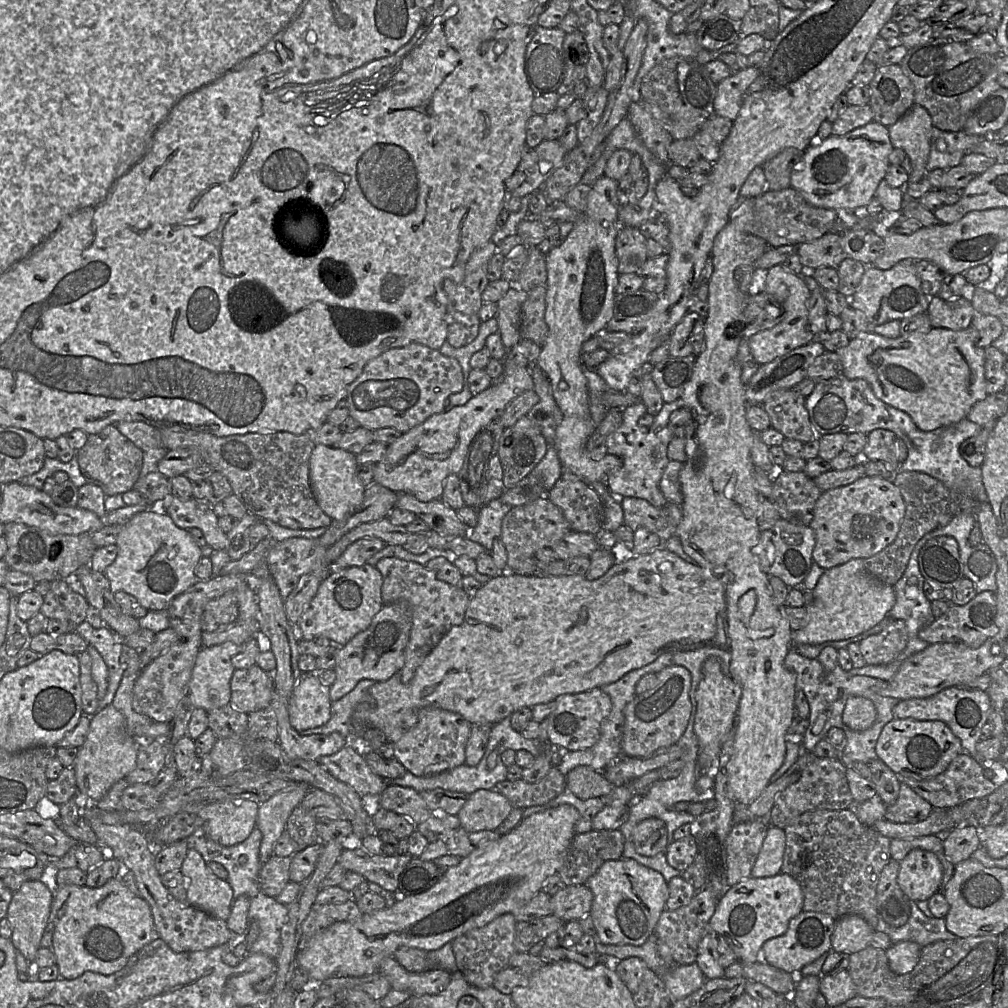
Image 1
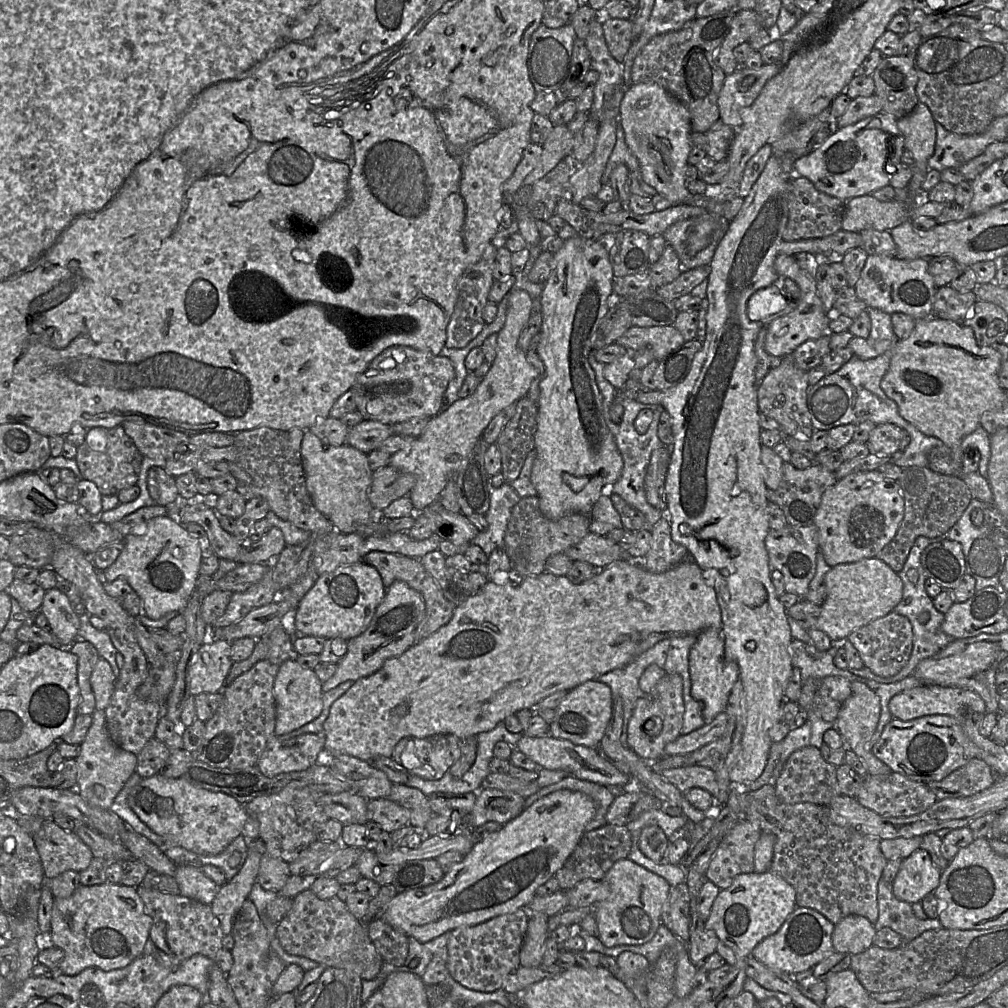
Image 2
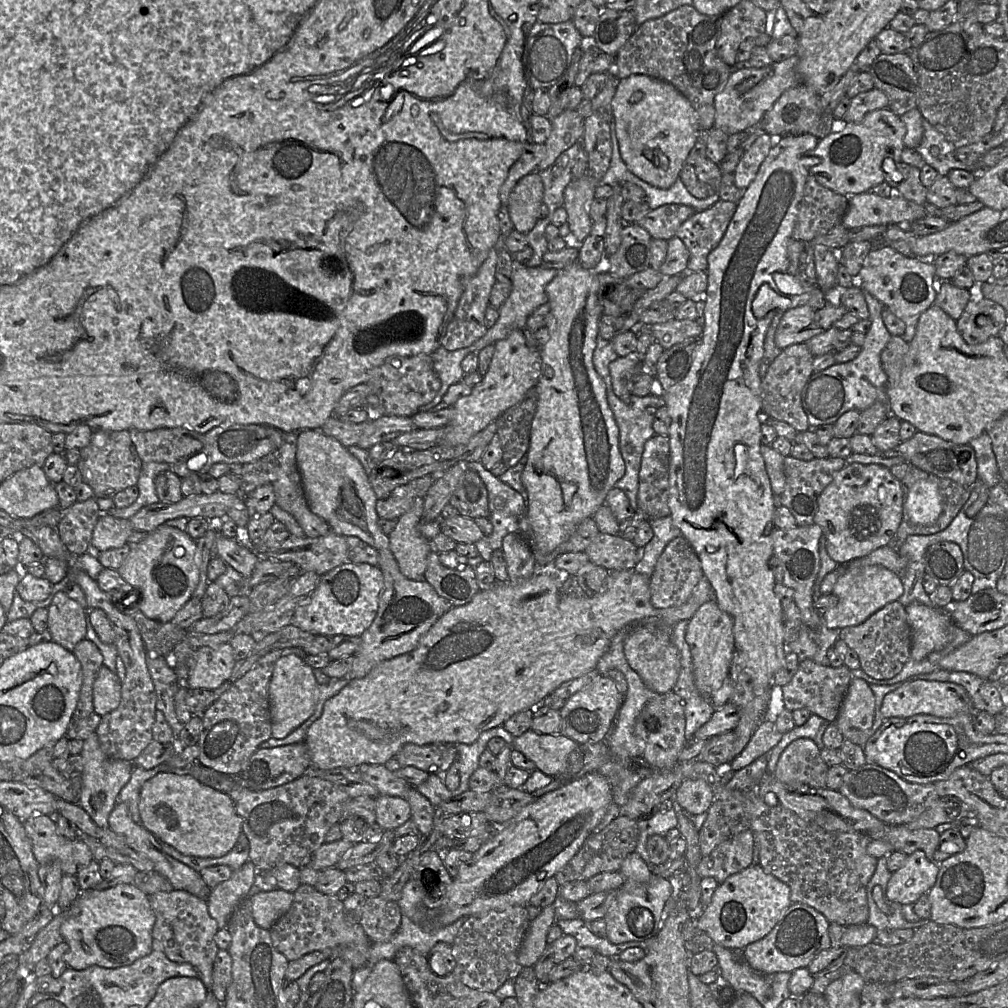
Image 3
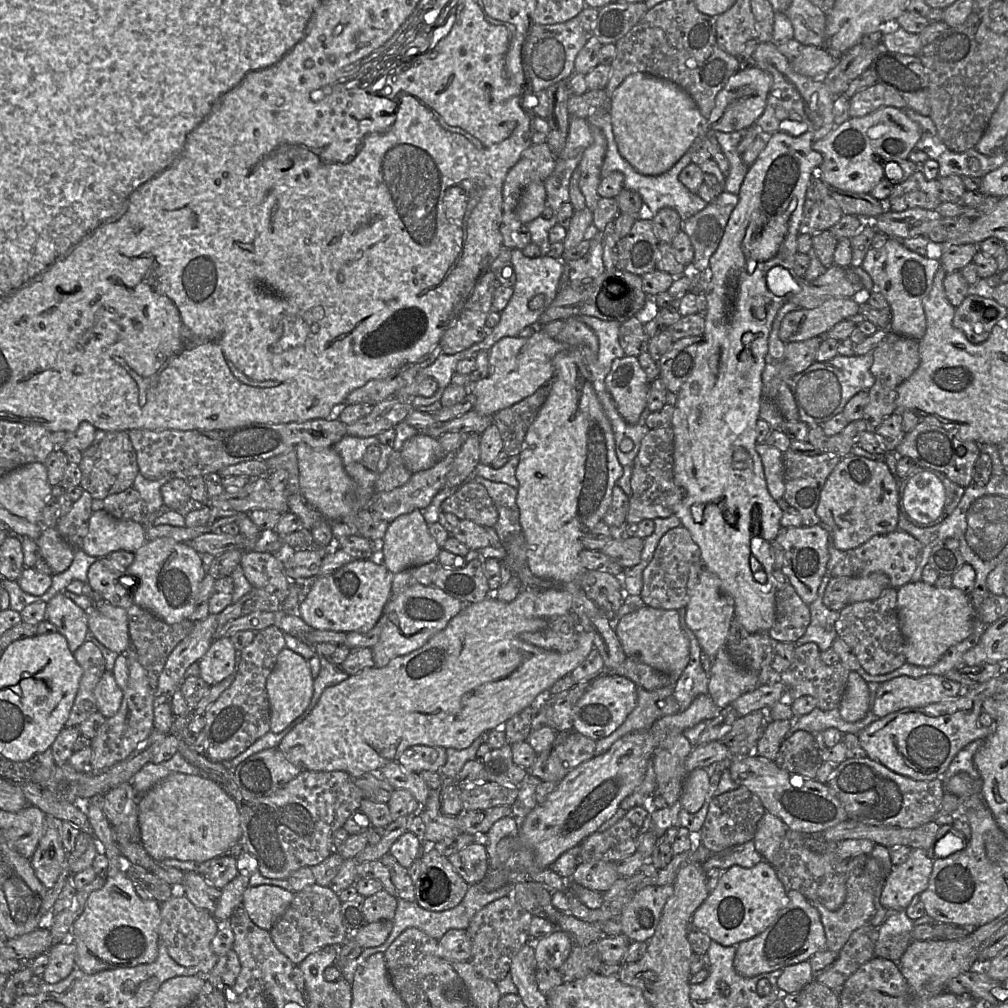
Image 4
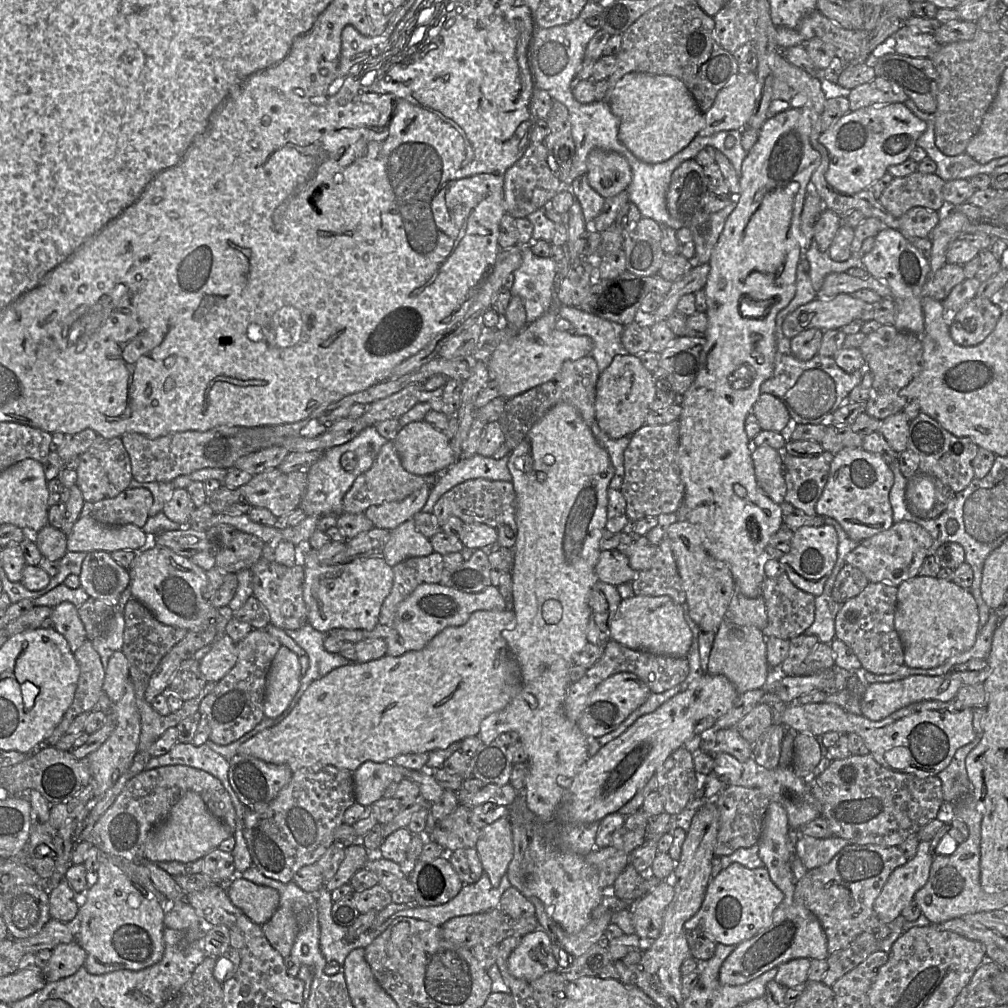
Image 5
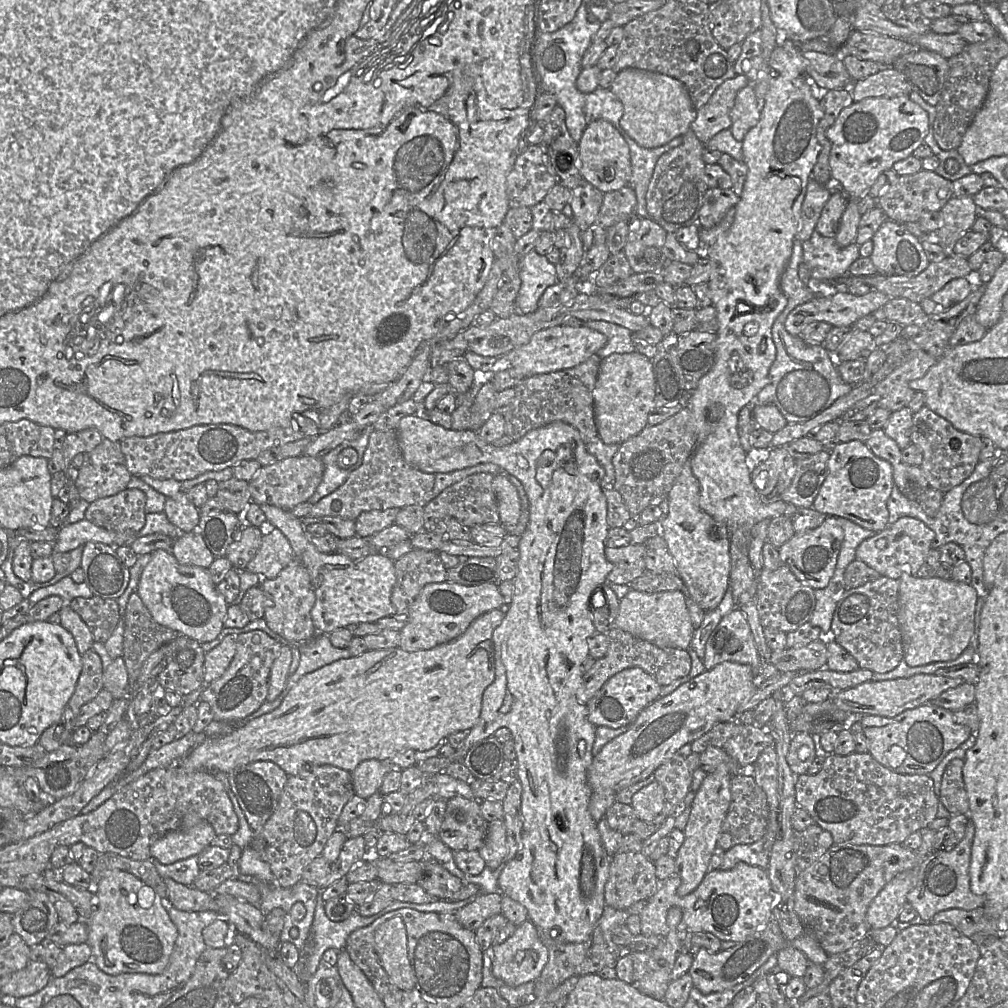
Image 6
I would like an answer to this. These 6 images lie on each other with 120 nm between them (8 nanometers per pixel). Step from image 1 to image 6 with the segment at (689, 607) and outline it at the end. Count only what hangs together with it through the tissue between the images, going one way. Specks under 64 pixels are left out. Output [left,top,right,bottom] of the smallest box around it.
[174,608,504,776]

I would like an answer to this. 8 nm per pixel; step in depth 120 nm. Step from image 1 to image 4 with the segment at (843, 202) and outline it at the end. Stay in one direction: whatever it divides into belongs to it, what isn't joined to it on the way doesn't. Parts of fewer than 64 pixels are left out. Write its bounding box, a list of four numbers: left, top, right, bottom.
[813,106,920,194]

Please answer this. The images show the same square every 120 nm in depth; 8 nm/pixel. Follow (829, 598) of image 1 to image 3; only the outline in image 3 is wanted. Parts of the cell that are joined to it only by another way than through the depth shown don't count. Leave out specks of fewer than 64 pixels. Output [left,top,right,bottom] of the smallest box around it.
[823,558,903,629]

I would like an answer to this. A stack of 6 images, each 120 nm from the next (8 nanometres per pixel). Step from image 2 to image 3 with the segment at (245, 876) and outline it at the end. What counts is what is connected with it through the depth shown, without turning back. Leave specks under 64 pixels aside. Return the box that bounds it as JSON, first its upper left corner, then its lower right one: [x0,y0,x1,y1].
[207,860,257,929]

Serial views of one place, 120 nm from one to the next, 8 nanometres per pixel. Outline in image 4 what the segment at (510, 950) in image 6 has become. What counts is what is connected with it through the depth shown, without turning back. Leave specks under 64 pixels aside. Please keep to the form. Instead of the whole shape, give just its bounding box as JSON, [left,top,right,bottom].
[534,928,574,969]

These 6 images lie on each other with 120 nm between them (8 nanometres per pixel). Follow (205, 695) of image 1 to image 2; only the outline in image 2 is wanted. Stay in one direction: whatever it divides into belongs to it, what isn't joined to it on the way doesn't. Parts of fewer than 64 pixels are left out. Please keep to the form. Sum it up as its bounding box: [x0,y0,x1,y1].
[190,638,233,694]

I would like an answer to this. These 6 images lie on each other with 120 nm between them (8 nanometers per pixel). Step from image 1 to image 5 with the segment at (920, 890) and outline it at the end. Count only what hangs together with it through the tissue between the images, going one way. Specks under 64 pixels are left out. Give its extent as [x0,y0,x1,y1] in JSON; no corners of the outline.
[874,841,934,924]

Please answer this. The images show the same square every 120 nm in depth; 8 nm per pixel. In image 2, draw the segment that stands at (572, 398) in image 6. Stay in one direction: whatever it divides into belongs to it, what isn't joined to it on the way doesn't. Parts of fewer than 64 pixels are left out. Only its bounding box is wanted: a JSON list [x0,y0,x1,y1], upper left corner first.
[497,396,537,484]

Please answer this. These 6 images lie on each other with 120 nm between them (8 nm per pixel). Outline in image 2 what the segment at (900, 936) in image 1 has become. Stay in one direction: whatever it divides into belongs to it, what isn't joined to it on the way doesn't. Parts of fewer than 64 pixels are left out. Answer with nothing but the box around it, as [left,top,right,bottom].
[873,879,942,942]

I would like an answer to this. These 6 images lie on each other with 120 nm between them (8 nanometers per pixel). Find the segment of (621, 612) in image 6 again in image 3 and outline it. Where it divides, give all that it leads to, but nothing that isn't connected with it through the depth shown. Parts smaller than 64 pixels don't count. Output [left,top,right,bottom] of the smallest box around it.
[624,627,681,693]

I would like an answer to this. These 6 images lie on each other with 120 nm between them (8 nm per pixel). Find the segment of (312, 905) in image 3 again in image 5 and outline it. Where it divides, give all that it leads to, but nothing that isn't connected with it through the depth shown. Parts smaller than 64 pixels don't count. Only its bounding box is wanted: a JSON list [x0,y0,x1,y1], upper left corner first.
[261,903,311,958]

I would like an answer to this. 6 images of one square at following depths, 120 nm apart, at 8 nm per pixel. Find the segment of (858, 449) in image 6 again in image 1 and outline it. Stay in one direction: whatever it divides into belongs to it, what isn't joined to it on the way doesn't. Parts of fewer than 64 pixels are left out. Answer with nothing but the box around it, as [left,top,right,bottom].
[809,476,906,570]

